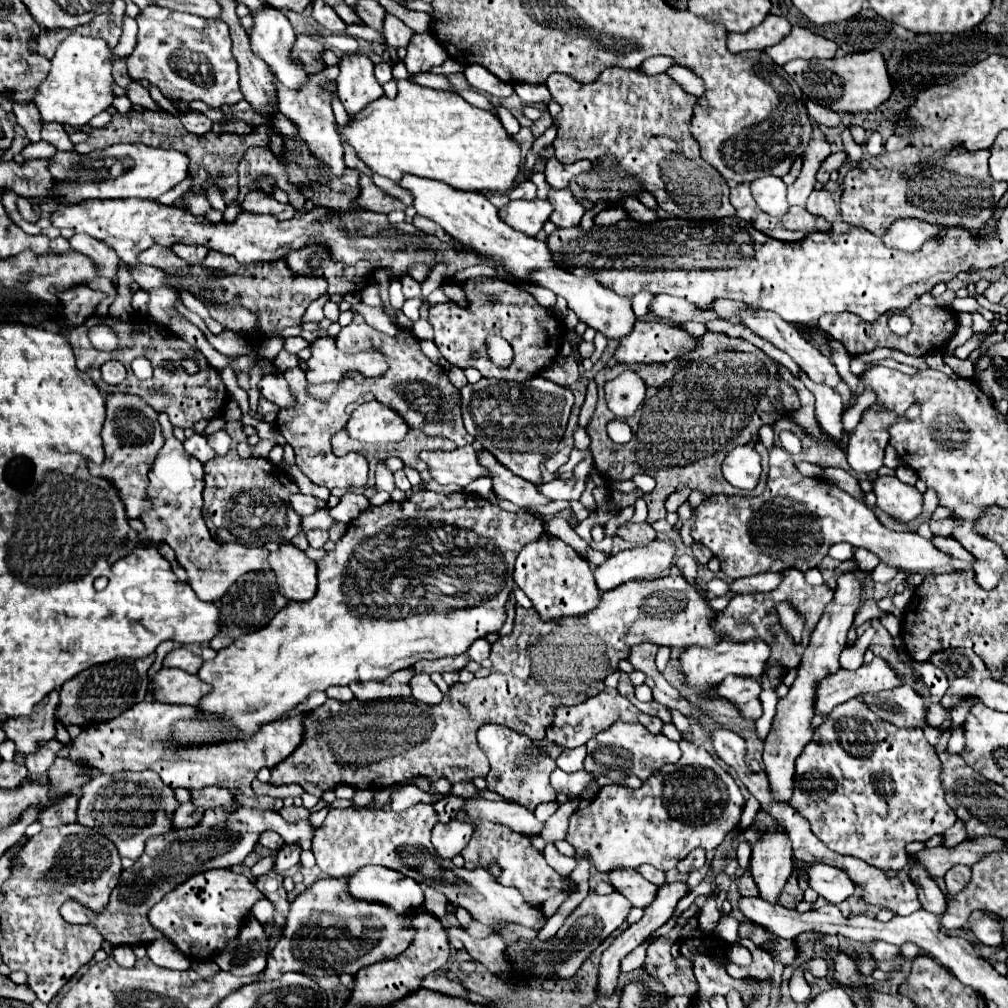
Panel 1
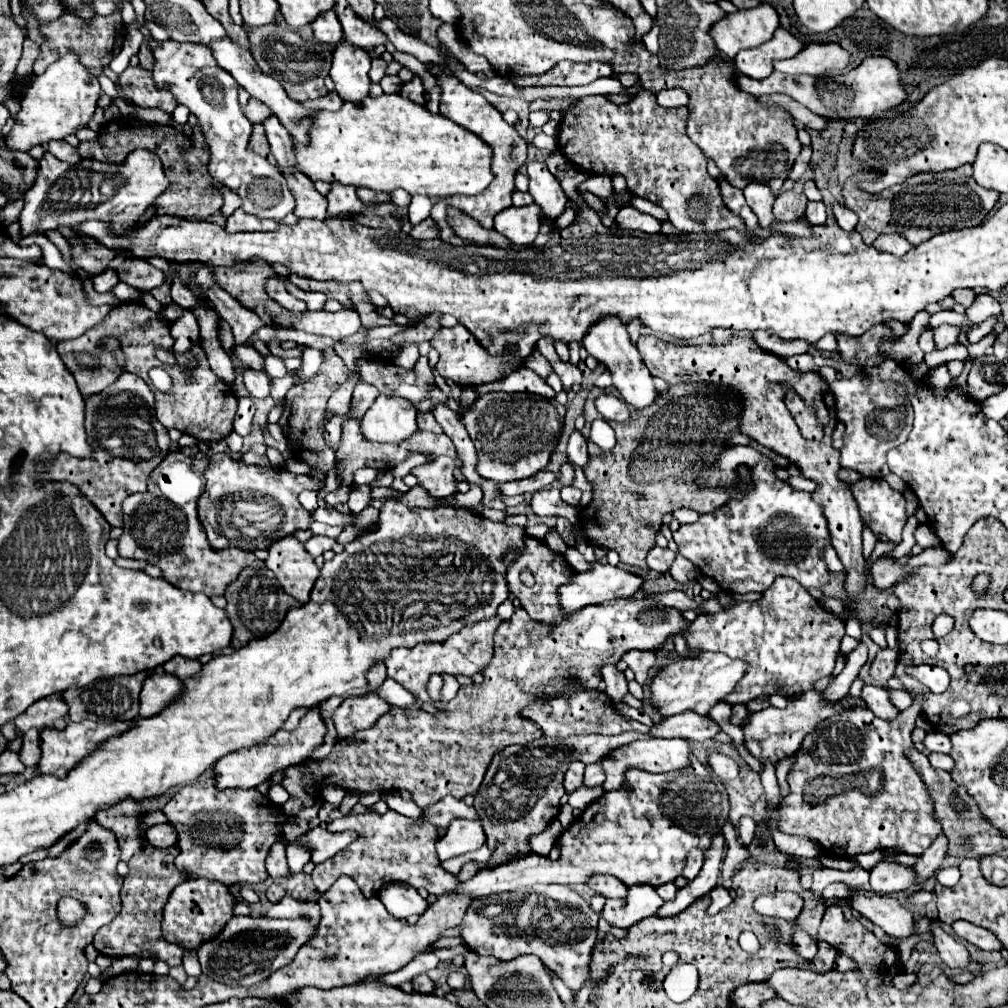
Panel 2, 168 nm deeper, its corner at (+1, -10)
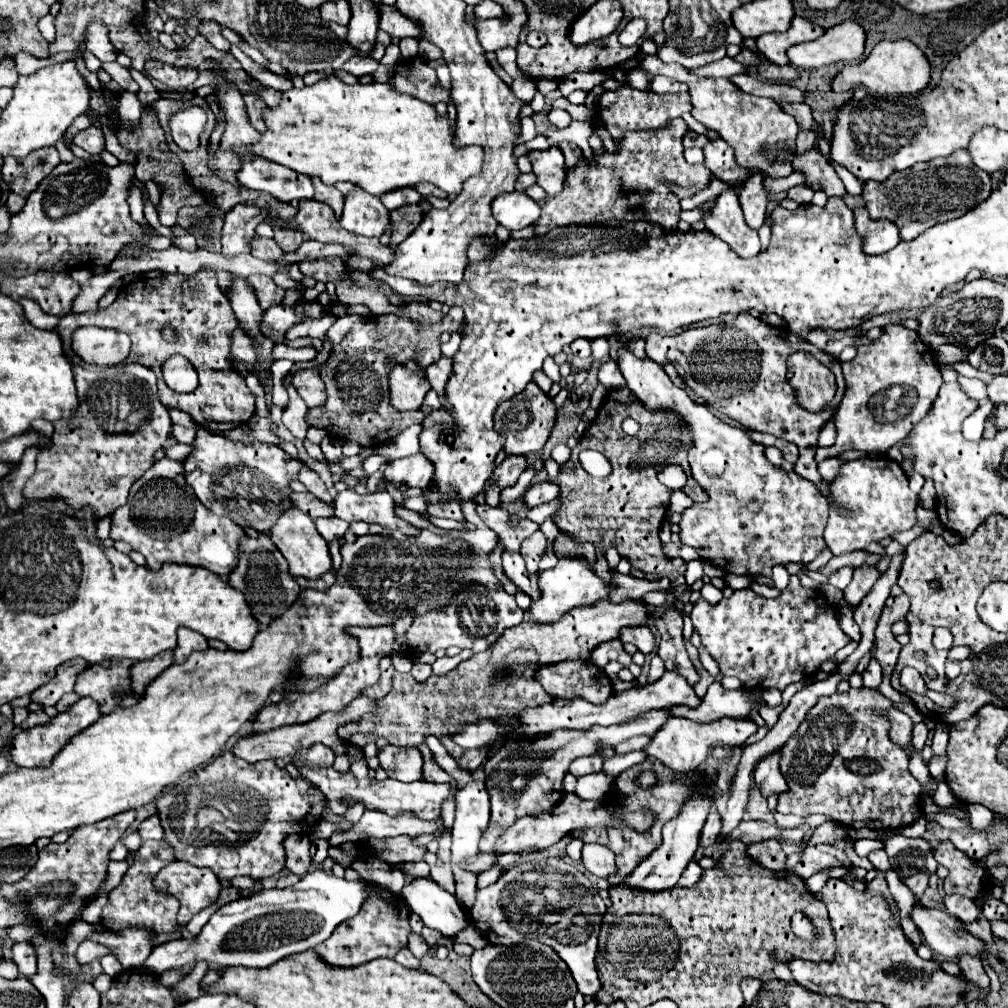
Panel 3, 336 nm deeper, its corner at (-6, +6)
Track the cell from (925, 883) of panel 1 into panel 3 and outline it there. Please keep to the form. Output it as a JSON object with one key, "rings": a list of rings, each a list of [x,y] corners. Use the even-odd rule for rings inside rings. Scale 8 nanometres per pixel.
{"rings":[[[963,956],[959,960],[959,968],[961,968],[961,972],[963,972],[963,976],[965,976],[967,982],[979,986],[981,990],[987,990],[989,988],[989,978],[987,978],[987,974],[983,970],[983,964],[979,960],[973,960],[969,956]]]}

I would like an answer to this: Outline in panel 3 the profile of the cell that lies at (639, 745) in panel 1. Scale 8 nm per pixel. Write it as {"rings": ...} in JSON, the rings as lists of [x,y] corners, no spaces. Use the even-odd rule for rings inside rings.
{"rings":[[[669,718],[663,728],[653,736],[645,752],[657,760],[661,760],[667,768],[675,772],[693,772],[697,770],[711,748],[715,746],[741,746],[751,734],[757,732],[757,724],[749,718],[721,718],[713,724],[693,724],[693,720],[681,720],[681,718]]]}

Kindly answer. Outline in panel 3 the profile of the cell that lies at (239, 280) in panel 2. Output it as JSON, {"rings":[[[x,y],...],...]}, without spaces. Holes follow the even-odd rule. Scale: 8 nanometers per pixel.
{"rings":[[[249,276],[247,280],[249,280],[249,284],[253,284],[261,308],[267,310],[267,308],[271,308],[271,306],[283,302],[285,290],[279,288],[279,286],[273,282],[271,276]]]}

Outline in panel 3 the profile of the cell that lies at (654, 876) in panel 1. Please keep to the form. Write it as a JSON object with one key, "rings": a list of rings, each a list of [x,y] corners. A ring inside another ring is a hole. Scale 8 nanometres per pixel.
{"rings":[[[691,860],[689,862],[689,866],[685,868],[685,876],[679,880],[679,886],[693,886],[693,884],[697,884],[699,882],[699,878],[701,878],[701,866],[695,862],[695,860]]]}

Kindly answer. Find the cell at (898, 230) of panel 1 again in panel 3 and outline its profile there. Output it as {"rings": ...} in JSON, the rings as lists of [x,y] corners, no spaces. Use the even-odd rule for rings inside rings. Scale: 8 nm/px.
{"rings":[[[865,208],[855,210],[855,228],[863,240],[865,254],[883,254],[897,246],[899,232],[891,220],[871,220]]]}

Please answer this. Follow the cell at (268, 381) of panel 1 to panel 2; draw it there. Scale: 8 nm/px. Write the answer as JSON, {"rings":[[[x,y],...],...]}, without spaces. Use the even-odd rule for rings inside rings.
{"rings":[[[248,368],[244,372],[244,386],[250,392],[250,396],[254,396],[254,398],[266,398],[270,394],[270,390],[272,390],[272,380],[264,372]]]}

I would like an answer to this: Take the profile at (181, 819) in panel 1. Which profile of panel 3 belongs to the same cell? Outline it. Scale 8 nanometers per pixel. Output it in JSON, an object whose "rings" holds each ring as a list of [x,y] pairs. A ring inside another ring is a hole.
{"rings":[[[153,814],[149,816],[147,820],[143,820],[137,828],[141,840],[161,840],[163,838],[163,828],[161,828],[161,822],[159,822],[159,816]]]}

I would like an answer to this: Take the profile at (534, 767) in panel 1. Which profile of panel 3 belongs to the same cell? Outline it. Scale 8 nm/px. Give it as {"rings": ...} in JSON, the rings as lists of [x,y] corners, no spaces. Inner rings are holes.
{"rings":[[[657,710],[613,728],[591,728],[589,732],[557,730],[553,736],[545,736],[541,740],[535,740],[533,744],[505,744],[501,752],[495,752],[485,762],[485,784],[491,796],[491,828],[507,828],[521,816],[537,816],[537,812],[543,812],[545,808],[551,808],[551,804],[557,804],[557,800],[565,796],[561,784],[563,776],[569,770],[569,764],[579,756],[597,754],[597,740],[605,740],[605,744],[609,742],[615,746],[621,740],[633,736],[653,736],[661,728],[661,724],[665,724],[667,716],[667,710]]]}

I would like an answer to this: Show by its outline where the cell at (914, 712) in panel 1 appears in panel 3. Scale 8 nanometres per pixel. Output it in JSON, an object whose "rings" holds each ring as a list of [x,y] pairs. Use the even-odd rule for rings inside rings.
{"rings":[[[871,658],[867,668],[861,672],[861,676],[863,676],[865,688],[877,688],[881,684],[881,666],[879,666],[879,662],[875,658]]]}

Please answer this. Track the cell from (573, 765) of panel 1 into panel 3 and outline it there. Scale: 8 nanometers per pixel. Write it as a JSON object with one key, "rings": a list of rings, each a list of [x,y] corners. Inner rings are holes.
{"rings":[[[595,754],[595,756],[583,756],[583,758],[573,760],[573,764],[569,766],[569,772],[579,778],[579,776],[585,776],[585,774],[599,772],[601,766],[603,766],[601,756],[597,756],[597,754]]]}

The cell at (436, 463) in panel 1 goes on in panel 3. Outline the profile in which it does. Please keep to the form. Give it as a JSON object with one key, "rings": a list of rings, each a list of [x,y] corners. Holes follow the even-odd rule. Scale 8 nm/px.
{"rings":[[[421,454],[391,460],[383,472],[383,480],[377,486],[377,492],[383,492],[387,484],[393,484],[395,488],[405,484],[409,488],[425,490],[429,486],[431,476],[433,476],[433,464],[429,464],[429,460],[425,460]]]}

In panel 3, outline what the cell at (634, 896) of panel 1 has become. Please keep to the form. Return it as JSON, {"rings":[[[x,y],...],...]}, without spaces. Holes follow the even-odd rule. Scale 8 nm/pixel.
{"rings":[[[585,844],[581,862],[587,872],[591,872],[599,878],[607,878],[609,874],[615,872],[615,856],[609,848],[605,848],[601,844]]]}

